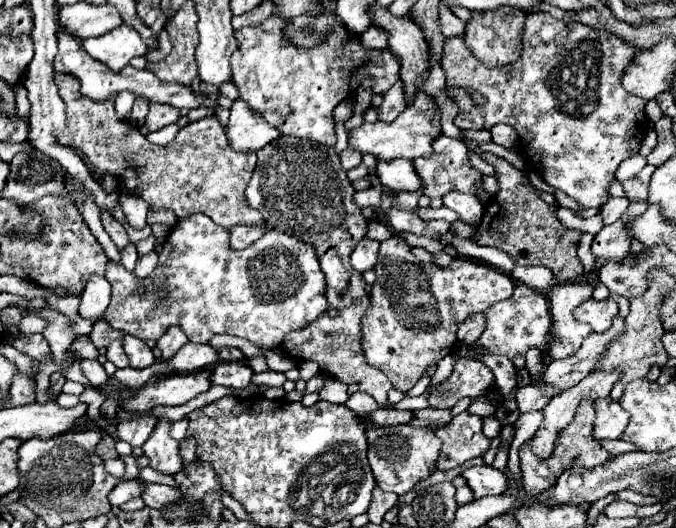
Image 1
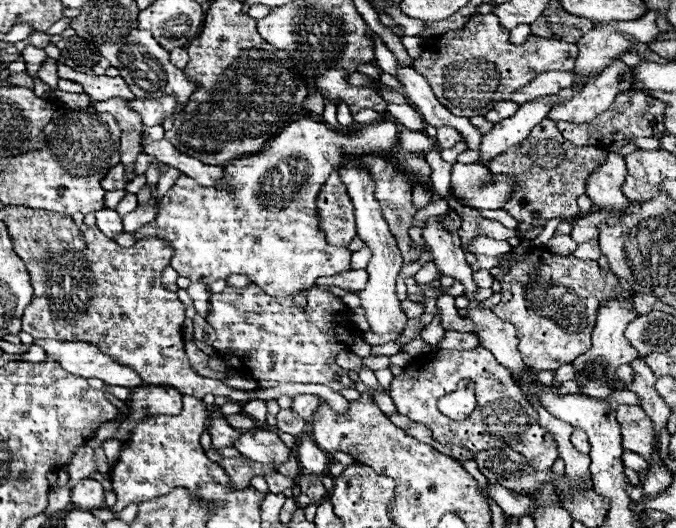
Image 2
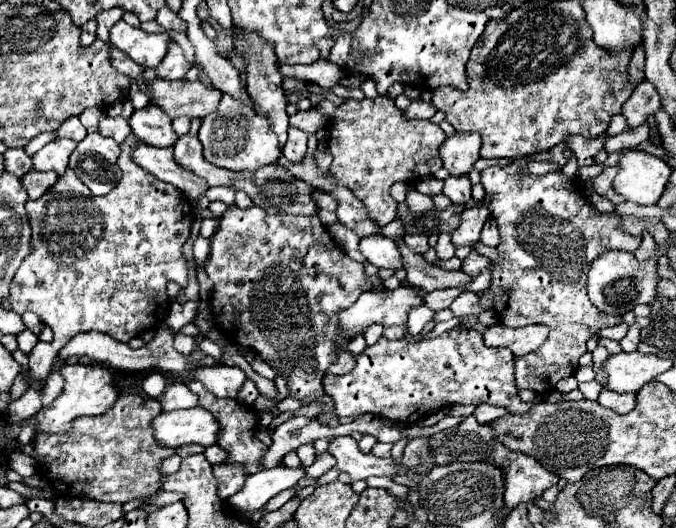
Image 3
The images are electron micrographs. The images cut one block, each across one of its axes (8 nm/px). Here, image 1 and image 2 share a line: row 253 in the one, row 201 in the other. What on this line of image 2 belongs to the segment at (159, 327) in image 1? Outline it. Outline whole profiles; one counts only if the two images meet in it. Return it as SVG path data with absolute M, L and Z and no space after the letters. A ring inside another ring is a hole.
M300 118L286 126L262 152L250 154L244 158L236 158L236 162L228 162L224 182L230 186L234 194L228 194L218 188L206 188L196 184L192 178L182 174L176 184L166 192L160 200L158 218L138 230L138 238L146 238L148 232L152 236L164 238L172 250L172 268L190 278L192 282L212 284L214 280L226 280L230 274L244 274L254 284L258 284L266 294L272 296L294 296L308 286L314 286L320 276L334 276L350 268L352 252L348 248L334 248L326 244L322 230L318 228L316 214L316 196L326 182L328 174L338 170L344 160L360 158L364 154L390 152L398 148L400 126L382 120L374 124L362 126L362 130L354 134L340 134L328 128L324 122L316 122L314 118Z

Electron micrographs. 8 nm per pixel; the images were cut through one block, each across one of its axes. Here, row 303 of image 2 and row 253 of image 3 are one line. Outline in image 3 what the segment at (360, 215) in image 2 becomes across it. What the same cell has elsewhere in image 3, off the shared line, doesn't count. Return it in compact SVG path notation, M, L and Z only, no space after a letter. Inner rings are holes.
M372 234L372 236L362 238L360 252L376 268L388 268L388 270L402 268L402 256L398 252L396 242L382 234Z

